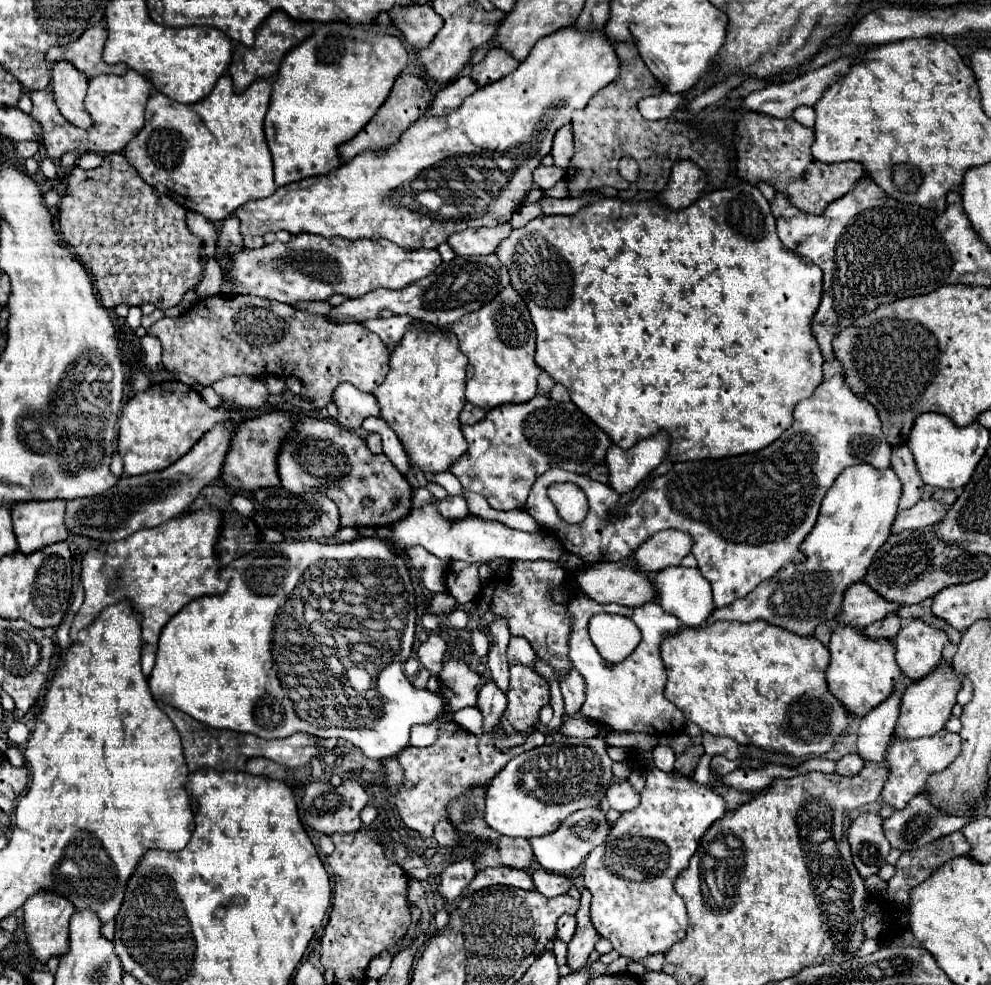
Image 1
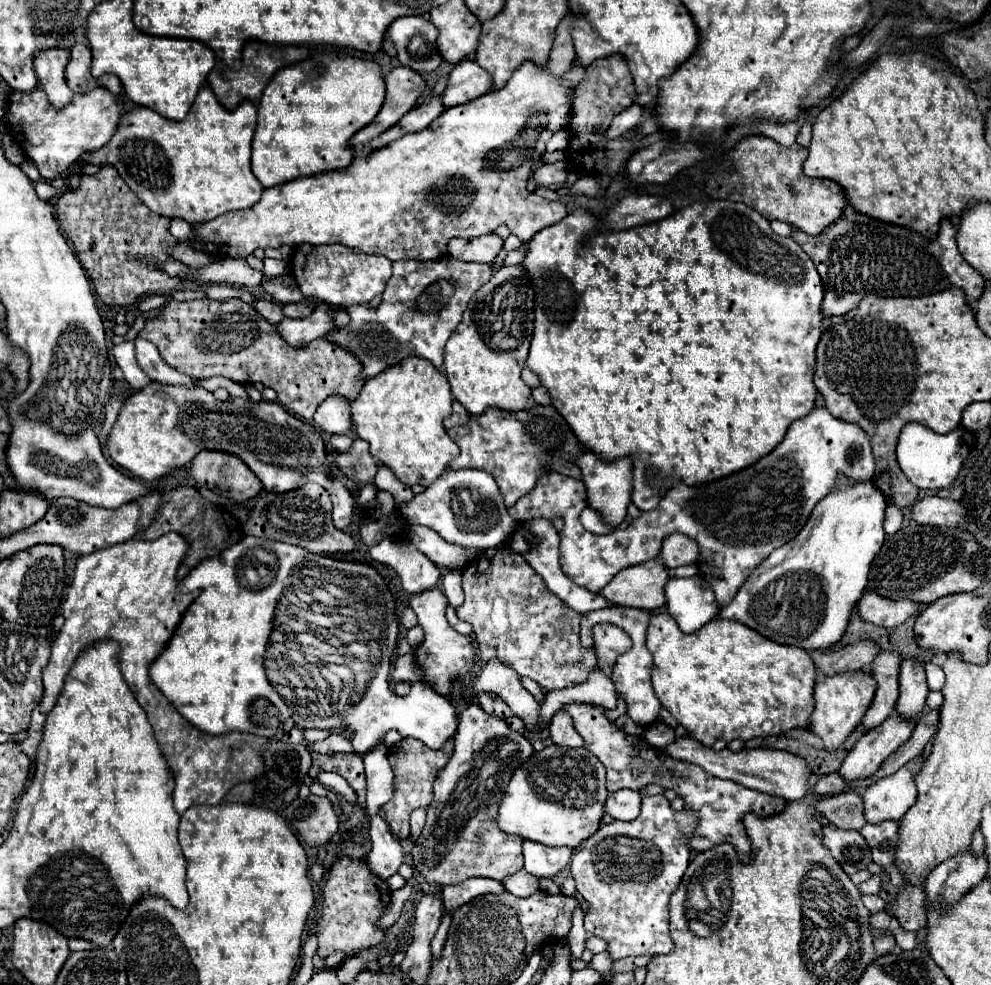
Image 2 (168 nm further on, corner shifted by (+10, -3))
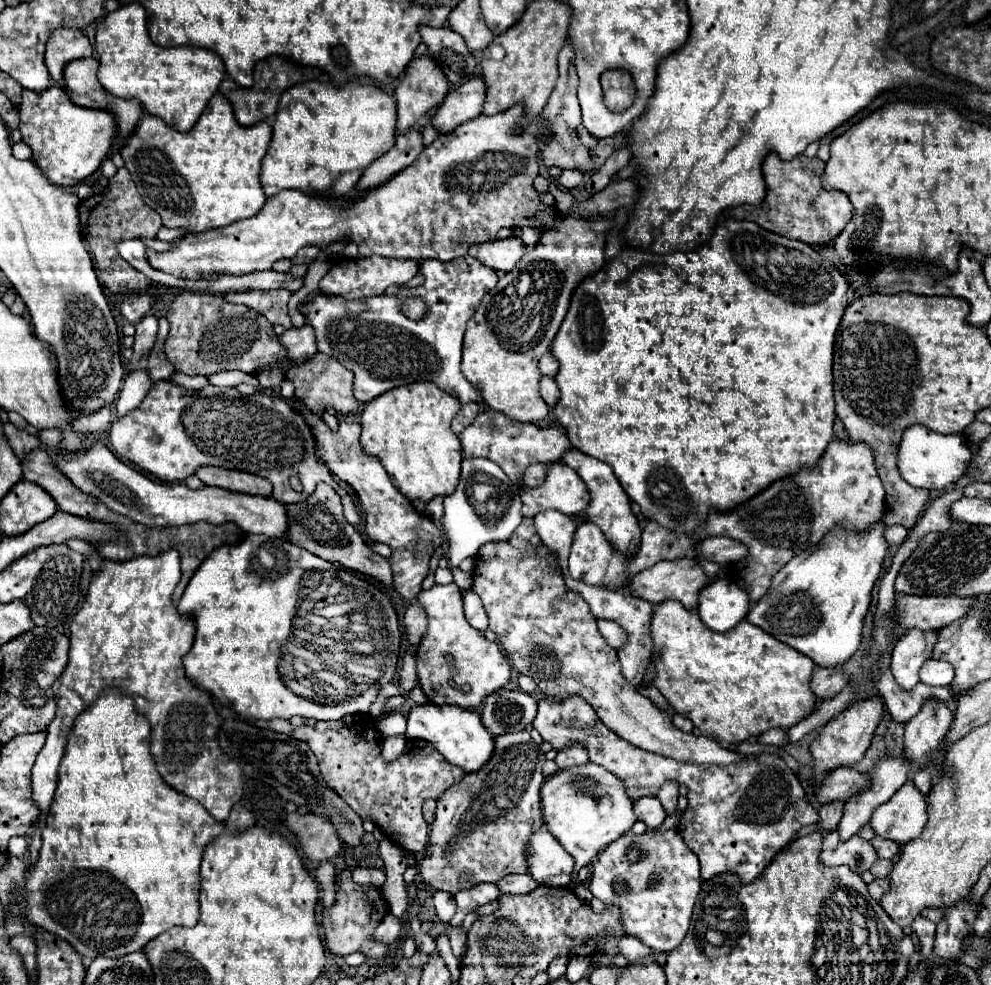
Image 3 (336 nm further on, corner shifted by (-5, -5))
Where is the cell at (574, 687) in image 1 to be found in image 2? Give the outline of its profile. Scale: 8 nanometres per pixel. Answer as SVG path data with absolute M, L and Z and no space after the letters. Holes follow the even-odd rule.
M564 707L550 721L550 737L556 745L568 745L568 747L584 745L584 741L580 741L580 735L576 735L576 729L572 727L572 719L568 719Z

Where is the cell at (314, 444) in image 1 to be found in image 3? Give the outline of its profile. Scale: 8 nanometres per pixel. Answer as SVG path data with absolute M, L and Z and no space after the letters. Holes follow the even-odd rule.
M157 381L147 391L145 399L139 407L129 411L123 417L113 419L109 429L109 439L113 445L113 451L131 463L139 465L141 469L149 471L151 475L159 477L165 483L183 481L185 477L193 475L199 467L213 465L213 467L227 467L237 471L247 471L259 477L265 477L273 485L273 497L285 505L305 501L319 481L329 483L343 501L343 515L351 525L361 523L361 515L357 513L357 507L353 503L353 497L349 497L333 479L329 469L317 461L315 457L315 439L311 435L311 429L301 419L299 413L287 405L283 397L273 397L269 393L253 393L253 395L241 395L235 387L213 387L207 385L199 391L179 387L171 381ZM297 477L301 483L301 491L295 491L291 487L291 479Z

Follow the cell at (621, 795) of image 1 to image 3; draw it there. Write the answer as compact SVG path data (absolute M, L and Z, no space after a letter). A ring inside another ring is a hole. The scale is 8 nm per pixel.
M641 797L641 799L637 799L635 801L635 815L649 829L657 829L667 817L667 813L665 813L665 809L663 809L663 805L659 803L657 797Z

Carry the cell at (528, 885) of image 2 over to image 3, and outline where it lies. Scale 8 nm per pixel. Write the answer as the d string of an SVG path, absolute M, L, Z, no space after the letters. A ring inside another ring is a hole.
M507 875L497 881L497 887L505 895L521 895L537 889L537 883L527 875Z

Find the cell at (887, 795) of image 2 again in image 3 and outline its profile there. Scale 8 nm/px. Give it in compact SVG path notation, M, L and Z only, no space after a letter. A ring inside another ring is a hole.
M913 781L903 787L883 805L879 805L869 821L875 835L905 845L917 839L927 823L927 803Z

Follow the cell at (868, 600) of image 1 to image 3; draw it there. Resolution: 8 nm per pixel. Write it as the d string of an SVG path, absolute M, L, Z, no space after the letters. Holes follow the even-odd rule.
M897 595L895 605L899 607L899 621L903 627L933 629L939 631L953 621L961 619L975 597L919 597L919 595Z

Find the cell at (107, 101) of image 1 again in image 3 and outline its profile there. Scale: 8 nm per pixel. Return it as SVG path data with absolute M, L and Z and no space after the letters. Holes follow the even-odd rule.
M49 87L43 93L23 91L19 131L23 135L23 143L33 151L31 161L51 183L59 187L79 185L83 179L93 175L105 161L117 135L111 113L73 105L61 87Z

